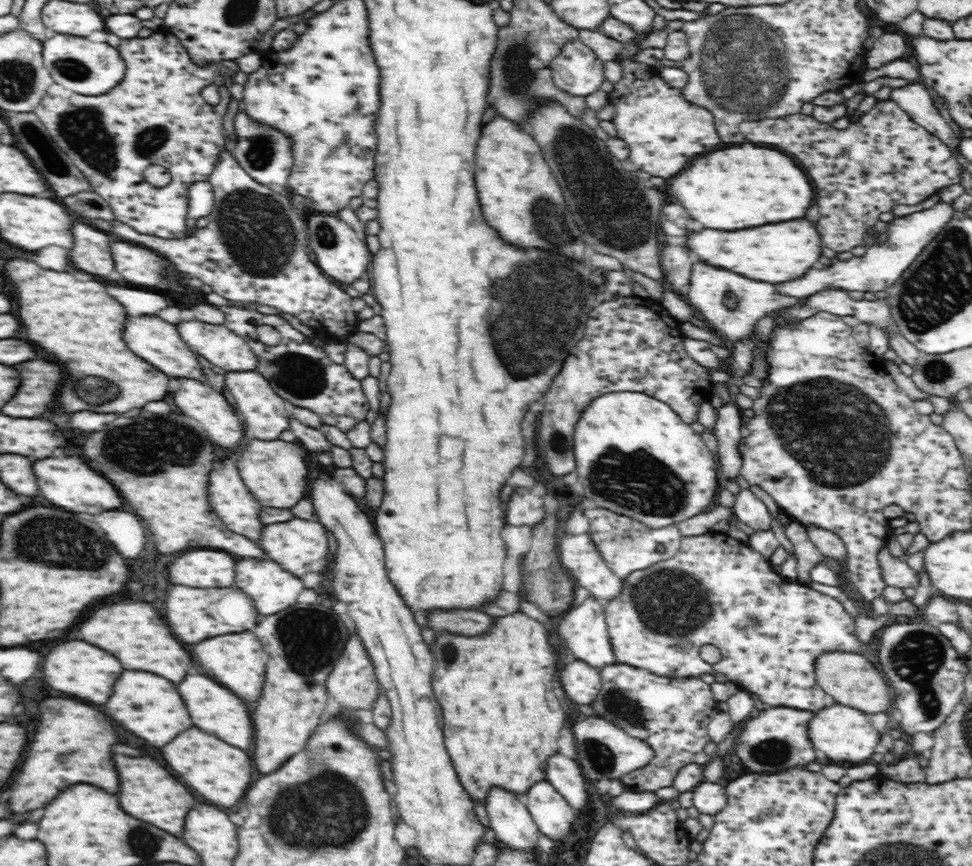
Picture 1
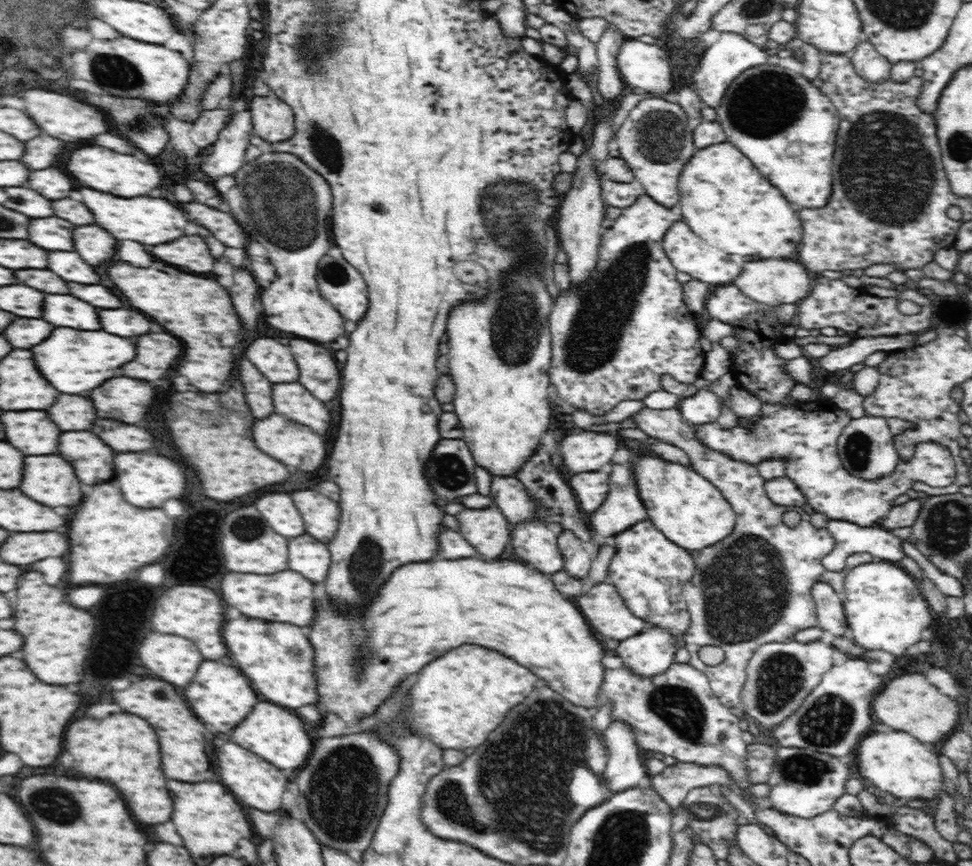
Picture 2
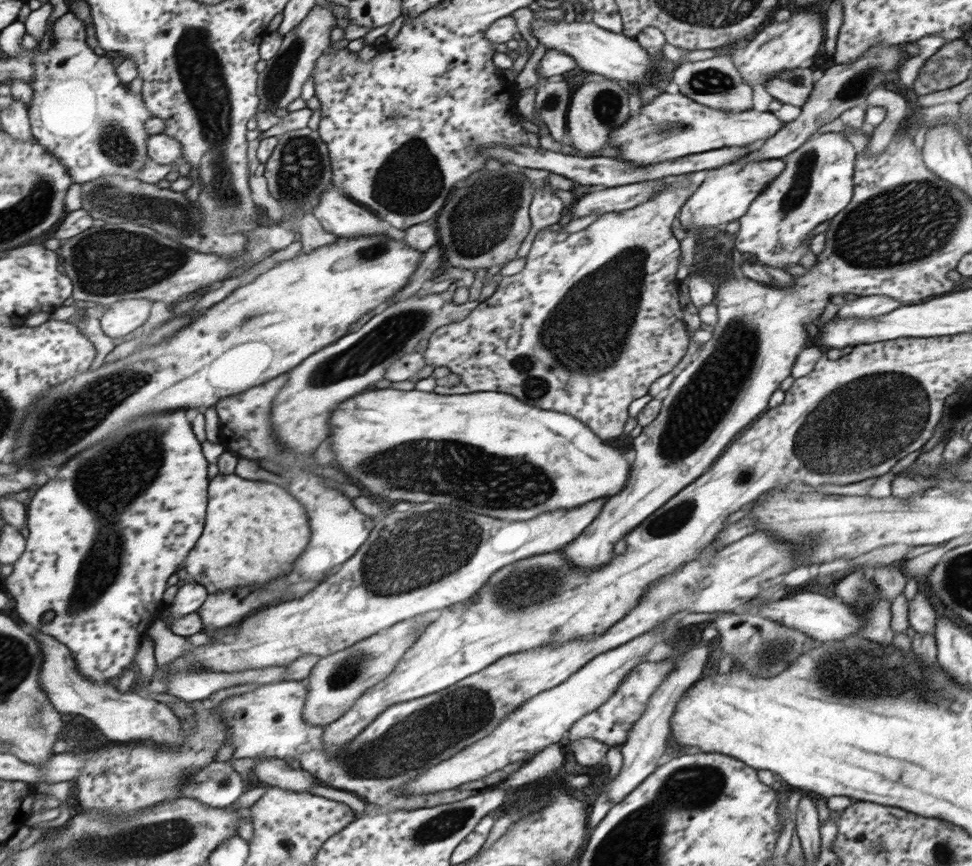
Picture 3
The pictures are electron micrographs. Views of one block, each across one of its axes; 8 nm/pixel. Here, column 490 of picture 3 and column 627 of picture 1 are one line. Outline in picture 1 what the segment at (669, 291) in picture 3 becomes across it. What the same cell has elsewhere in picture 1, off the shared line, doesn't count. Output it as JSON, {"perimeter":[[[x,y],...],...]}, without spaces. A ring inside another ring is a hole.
{"perimeter":[[[619,295],[593,308],[586,323],[585,335],[582,335],[580,343],[573,346],[561,366],[560,374],[554,377],[549,386],[550,390],[544,394],[544,410],[540,414],[537,432],[540,440],[538,446],[544,450],[544,458],[556,476],[565,476],[576,470],[574,426],[592,400],[609,392],[646,393],[669,404],[686,424],[698,421],[698,408],[702,402],[708,400],[710,387],[714,385],[710,381],[710,372],[713,370],[701,366],[686,353],[681,323],[678,319],[674,320],[660,302],[636,295]]]}

